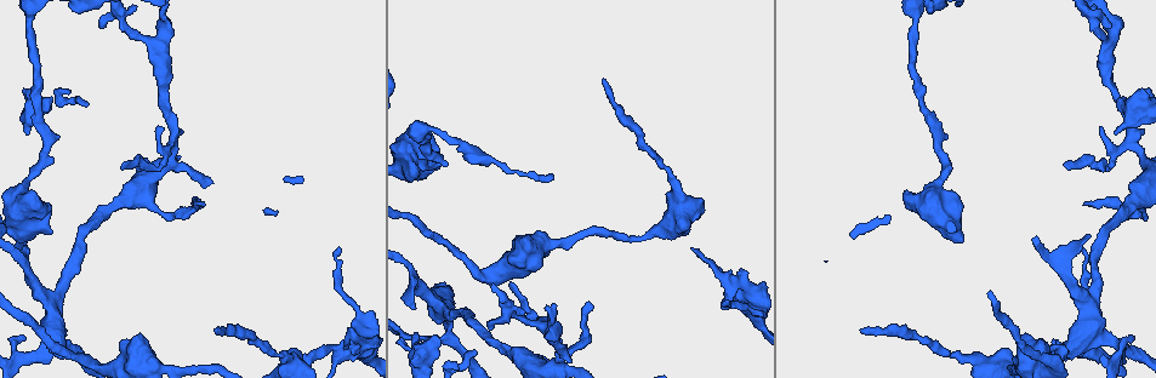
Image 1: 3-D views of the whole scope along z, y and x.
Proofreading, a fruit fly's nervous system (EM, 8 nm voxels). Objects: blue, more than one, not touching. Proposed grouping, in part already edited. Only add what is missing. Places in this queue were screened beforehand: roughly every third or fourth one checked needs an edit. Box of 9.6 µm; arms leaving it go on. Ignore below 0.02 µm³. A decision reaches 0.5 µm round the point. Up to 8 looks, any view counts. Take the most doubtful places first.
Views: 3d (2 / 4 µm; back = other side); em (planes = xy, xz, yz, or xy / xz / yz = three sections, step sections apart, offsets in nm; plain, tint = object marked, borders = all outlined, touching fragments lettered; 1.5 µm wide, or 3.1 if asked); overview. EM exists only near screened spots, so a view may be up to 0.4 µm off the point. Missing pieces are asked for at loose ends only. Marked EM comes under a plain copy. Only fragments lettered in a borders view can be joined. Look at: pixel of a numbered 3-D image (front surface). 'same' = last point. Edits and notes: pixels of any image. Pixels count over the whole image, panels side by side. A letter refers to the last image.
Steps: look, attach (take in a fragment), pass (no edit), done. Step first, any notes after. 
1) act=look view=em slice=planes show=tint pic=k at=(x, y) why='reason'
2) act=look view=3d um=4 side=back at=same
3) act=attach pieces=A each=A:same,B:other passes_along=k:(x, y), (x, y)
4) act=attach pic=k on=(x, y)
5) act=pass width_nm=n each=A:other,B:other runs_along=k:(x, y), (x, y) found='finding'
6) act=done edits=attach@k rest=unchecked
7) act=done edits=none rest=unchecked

act=look view=em slice=planes show=borders pic=1 at=(339, 247) why='tapers out'

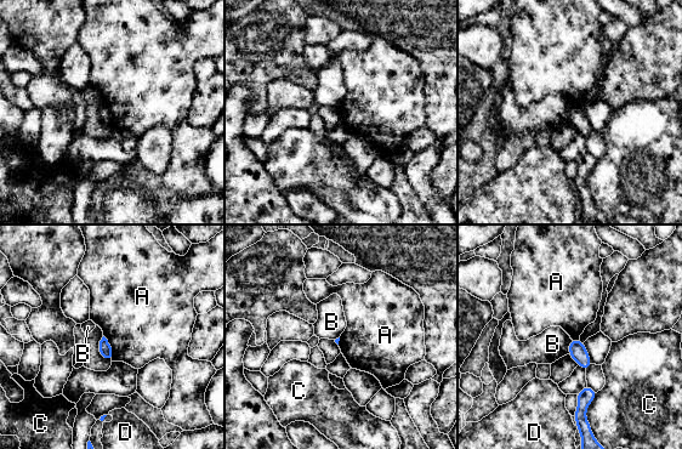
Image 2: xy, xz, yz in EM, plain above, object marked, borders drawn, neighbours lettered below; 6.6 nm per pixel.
act=pass each=A:other,B:other,C:other,D:other border=2:(103, 335), (112, 348), (112, 361) found='no lettered fragment goes on from it'

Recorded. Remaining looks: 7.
act=look view=em slice=xz step=8 show=tint pic=1 at=(437, 339) why='branch stops here'

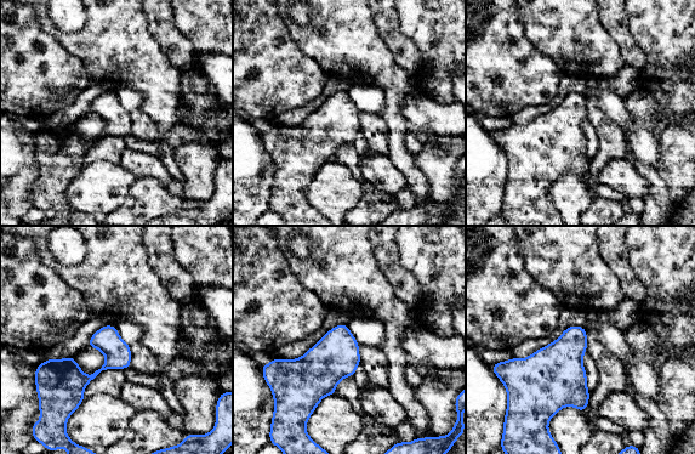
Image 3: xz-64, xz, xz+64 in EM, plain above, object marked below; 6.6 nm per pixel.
act=look view=em slice=planes show=borders at=same

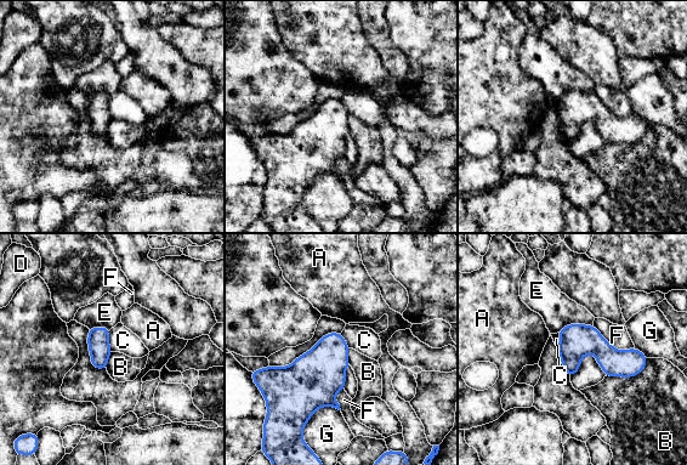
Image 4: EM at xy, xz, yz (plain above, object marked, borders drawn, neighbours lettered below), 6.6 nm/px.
act=pass each=A:other,B:other,C:other,D:other,E:other,F:other,G:other border=4:(647, 358), (632, 376), (606, 376) found='no lettered fragment goes on from it'

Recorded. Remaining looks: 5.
act=look view=3d um=4 pic=1 at=(123, 165)

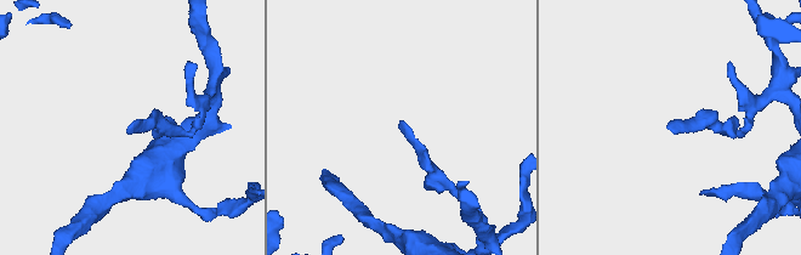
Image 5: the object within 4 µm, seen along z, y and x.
act=look view=em slice=planes show=tint pic=5 at=(398, 124)

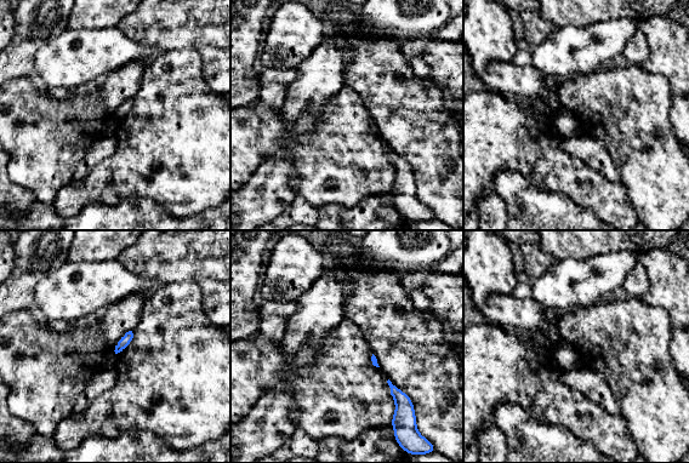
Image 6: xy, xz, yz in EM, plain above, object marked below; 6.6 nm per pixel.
act=look view=em slice=planes show=borders at=same

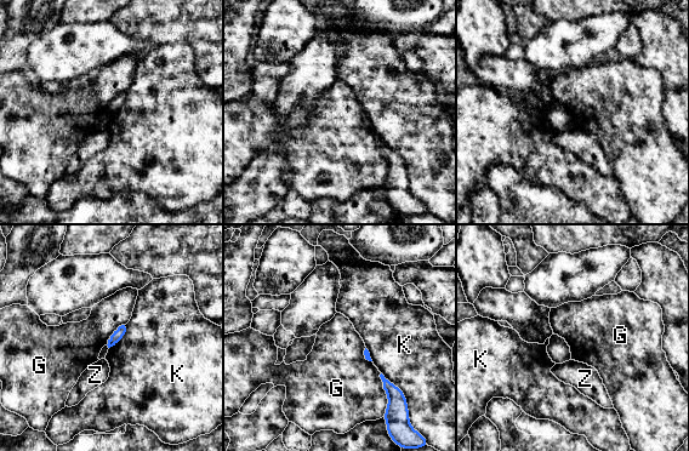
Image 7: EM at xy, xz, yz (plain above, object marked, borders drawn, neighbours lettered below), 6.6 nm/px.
act=pass each=G:other,K:other,Z:other border=7:(380, 374), (387, 398), (386, 409) found='none of them fits'

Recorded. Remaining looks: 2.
act=done edits=none rest=unchecked

